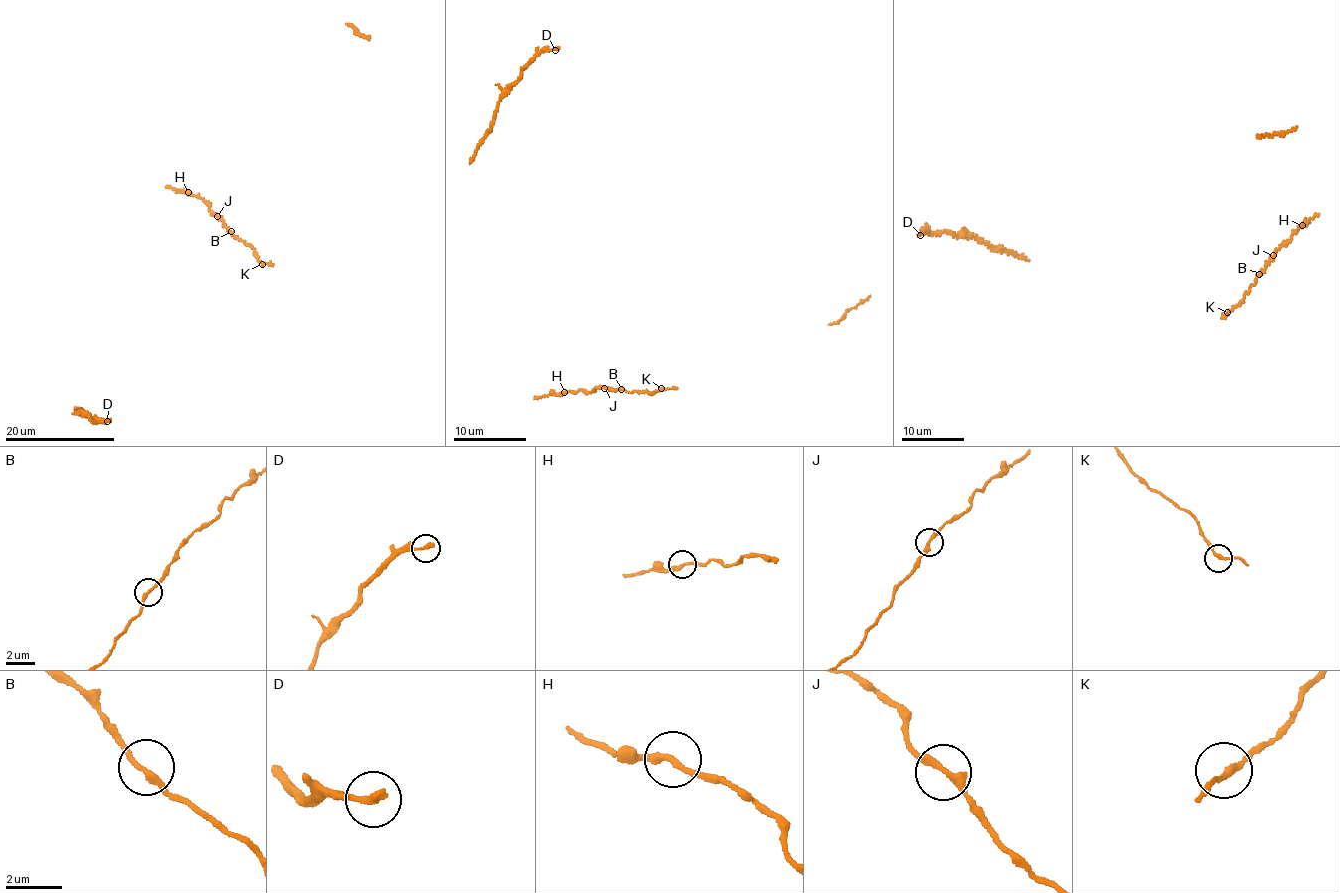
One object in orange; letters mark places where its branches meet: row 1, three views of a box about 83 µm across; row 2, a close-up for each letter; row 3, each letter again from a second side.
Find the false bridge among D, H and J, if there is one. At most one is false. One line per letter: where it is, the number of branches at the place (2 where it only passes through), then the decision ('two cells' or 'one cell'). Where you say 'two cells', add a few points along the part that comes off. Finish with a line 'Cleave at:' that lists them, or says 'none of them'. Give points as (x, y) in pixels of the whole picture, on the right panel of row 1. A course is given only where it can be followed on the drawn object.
D: (920, 235) | 1 | one cell
H: (1302, 225) | 2 | one cell
J: (1273, 255) | 2 | one cell
Cleave at: none of them

